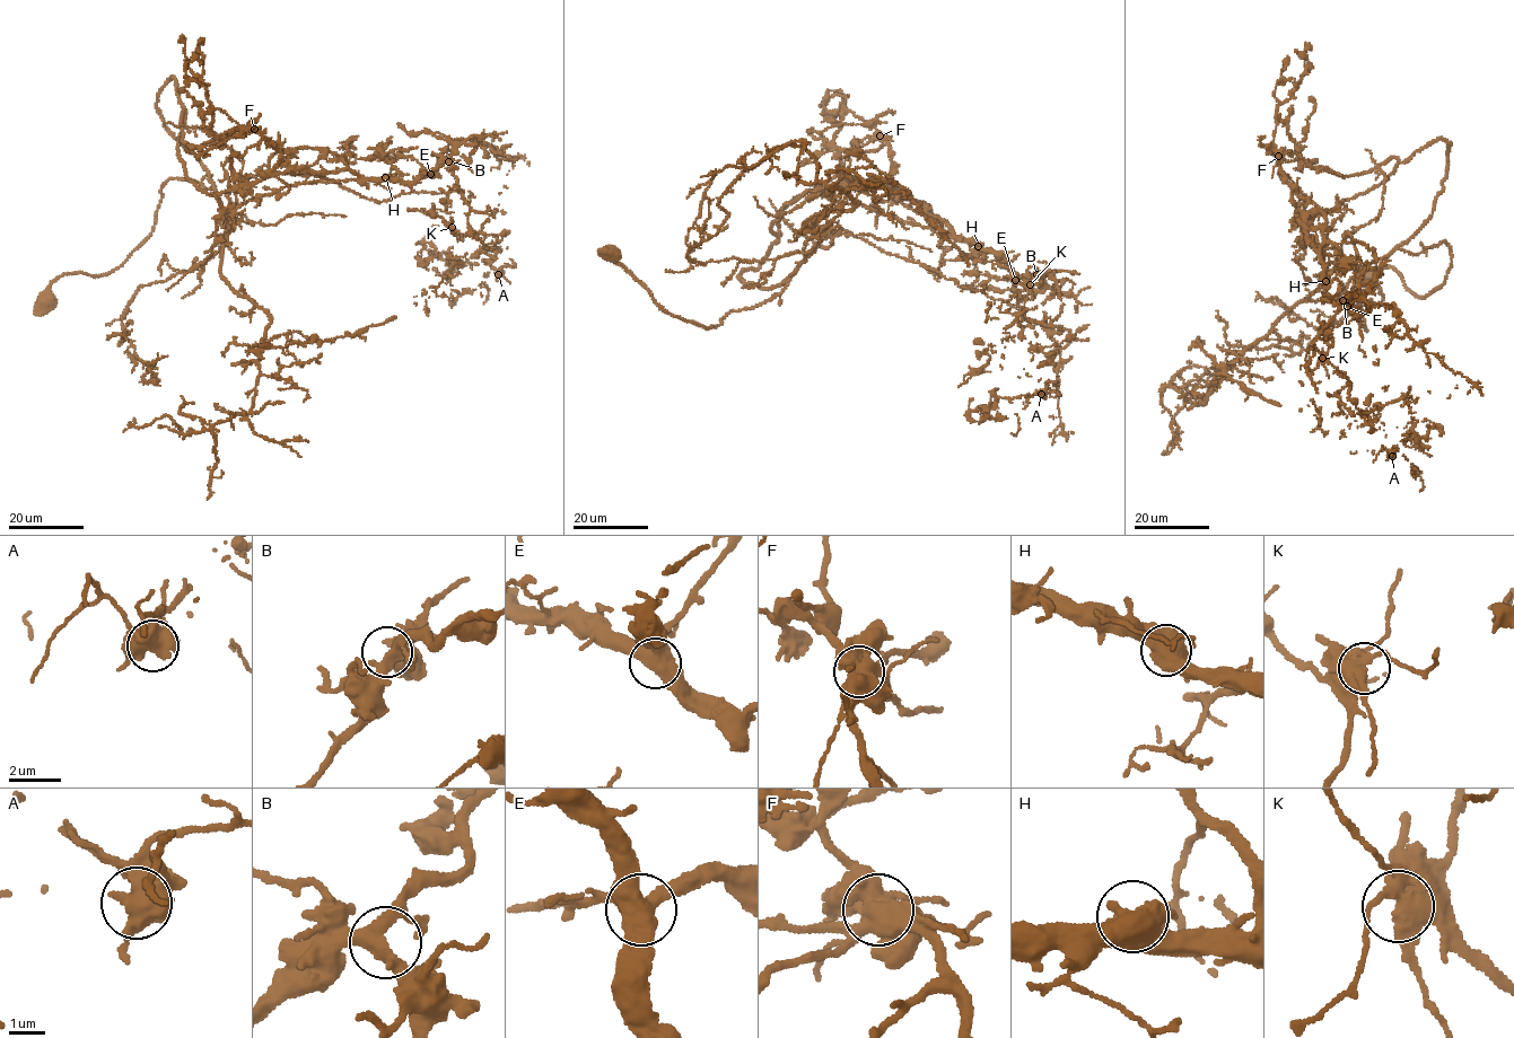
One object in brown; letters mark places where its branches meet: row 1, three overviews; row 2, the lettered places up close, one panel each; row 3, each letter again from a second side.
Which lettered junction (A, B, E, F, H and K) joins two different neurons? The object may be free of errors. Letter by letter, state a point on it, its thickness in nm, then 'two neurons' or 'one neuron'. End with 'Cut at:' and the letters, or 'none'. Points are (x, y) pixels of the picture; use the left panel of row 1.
A: place (498, 274); calibre 500 nm; one neuron
B: place (448, 161); calibre 400 nm; one neuron
E: place (430, 174); calibre 600 nm; one neuron
F: place (254, 129); calibre 650 nm; two neurons
H: place (385, 177); calibre 550 nm; one neuron
K: place (452, 227); calibre 500 nm; one neuron
Cut at: F

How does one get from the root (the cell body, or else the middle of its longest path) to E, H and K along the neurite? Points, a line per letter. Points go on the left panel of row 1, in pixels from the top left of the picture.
E: (44, 300), (117, 269), (171, 178), (215, 186), (157, 107), (171, 78), (185, 175), (225, 208), (430, 174)
H: (44, 300), (117, 269), (171, 178), (215, 186), (157, 107), (171, 78), (185, 175), (225, 208), (385, 177)
K: (44, 300), (117, 269), (171, 178), (215, 186), (157, 107), (172, 77), (221, 207), (445, 161), (452, 227)

